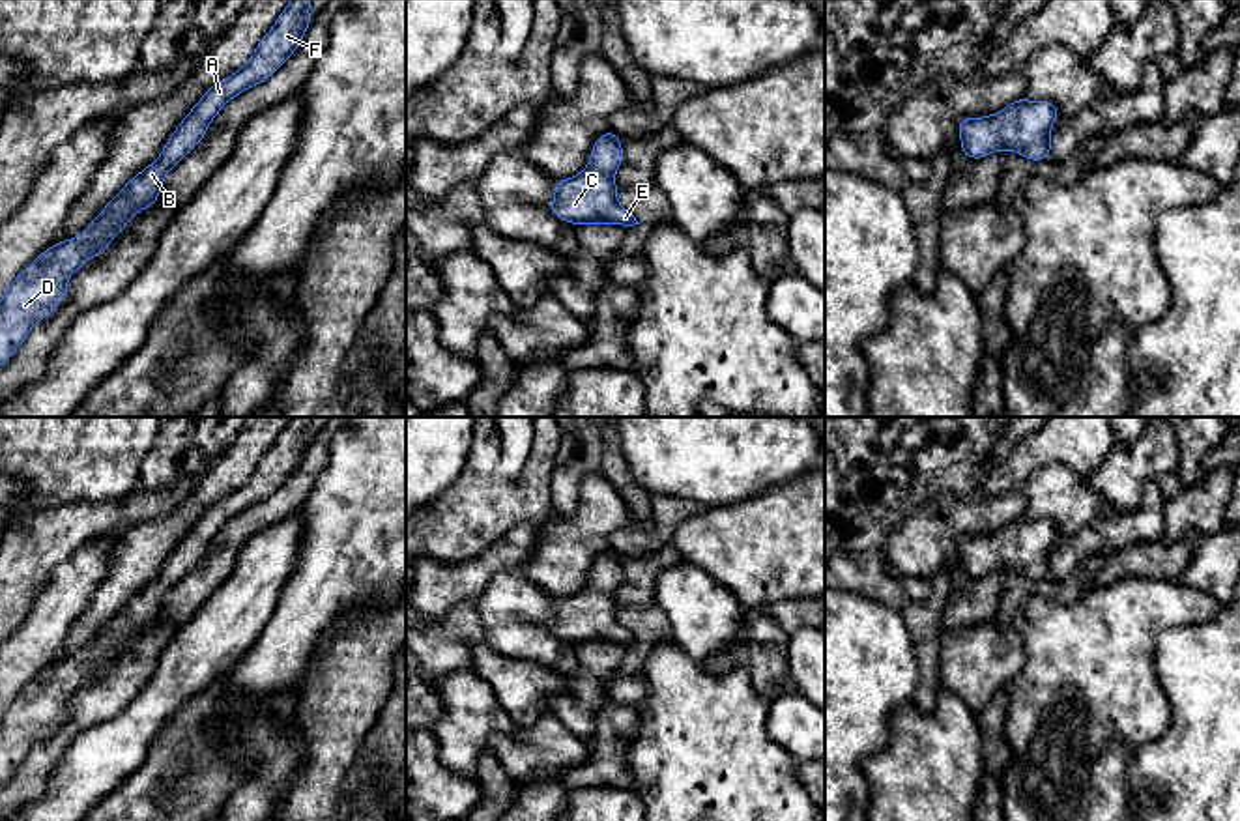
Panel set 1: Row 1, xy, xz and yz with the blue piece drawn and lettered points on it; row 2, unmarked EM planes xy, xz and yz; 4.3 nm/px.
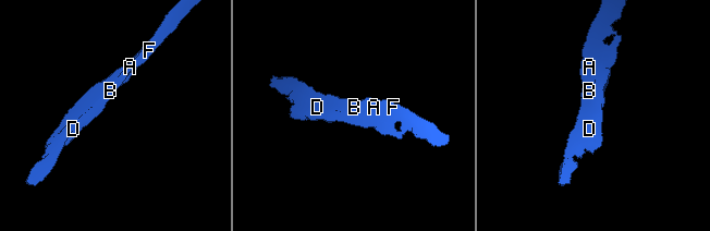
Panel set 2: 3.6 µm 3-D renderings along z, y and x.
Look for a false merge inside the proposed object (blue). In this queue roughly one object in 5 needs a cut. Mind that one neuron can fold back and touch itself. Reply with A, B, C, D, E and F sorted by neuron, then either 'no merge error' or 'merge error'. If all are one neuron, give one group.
A B C D E F; no merge error

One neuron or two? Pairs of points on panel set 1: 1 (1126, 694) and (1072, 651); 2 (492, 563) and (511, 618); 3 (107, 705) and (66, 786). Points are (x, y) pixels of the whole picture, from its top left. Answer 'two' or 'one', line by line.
1: one
2: two
3: two

